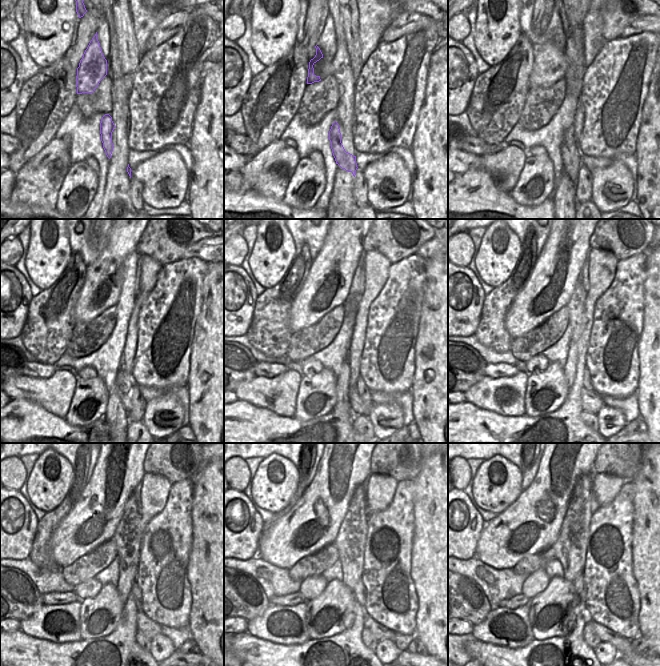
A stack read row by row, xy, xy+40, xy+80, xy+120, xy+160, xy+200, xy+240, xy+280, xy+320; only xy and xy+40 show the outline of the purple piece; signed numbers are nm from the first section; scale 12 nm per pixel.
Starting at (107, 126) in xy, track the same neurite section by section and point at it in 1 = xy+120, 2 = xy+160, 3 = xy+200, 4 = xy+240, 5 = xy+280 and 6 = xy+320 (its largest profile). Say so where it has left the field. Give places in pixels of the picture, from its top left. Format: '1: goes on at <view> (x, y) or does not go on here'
1: goes on at xy+120 (124, 384)
2: goes on at xy+160 (358, 405)
3: goes on at xy+200 (592, 402)
4: goes on at xy+240 (145, 625)
5: goes on at xy+280 (378, 630)
6: goes on at xy+320 (623, 645)

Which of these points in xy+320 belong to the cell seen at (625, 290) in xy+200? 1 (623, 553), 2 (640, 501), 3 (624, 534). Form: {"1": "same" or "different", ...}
{"1": "same", "2": "different", "3": "same"}

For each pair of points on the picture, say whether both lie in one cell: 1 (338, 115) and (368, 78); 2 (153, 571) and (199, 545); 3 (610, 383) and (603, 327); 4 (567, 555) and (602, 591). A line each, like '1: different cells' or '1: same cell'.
1: different cells
2: different cells
3: same cell
4: different cells

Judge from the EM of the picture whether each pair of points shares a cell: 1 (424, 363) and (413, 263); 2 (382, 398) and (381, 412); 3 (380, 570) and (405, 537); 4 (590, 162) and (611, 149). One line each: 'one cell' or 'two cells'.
1: two cells
2: two cells
3: one cell
4: two cells

